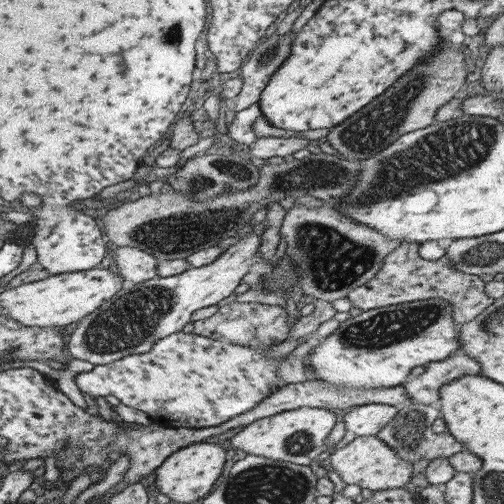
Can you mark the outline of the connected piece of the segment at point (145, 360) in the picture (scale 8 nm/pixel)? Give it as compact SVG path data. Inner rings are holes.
M182 331L171 333L170 335L164 336L163 338L160 338L159 340L156 340L152 345L151 348L144 353L136 354L136 355L127 355L123 356L123 358L120 358L119 360L114 360L113 362L107 363L107 364L98 364L93 365L93 369L90 372L79 372L79 374L75 374L75 385L81 390L82 393L90 394L91 396L94 396L95 398L97 396L107 396L108 394L111 394L111 396L115 396L121 404L125 404L125 406L129 406L131 408L141 410L141 412L145 412L145 414L150 419L150 422L160 426L160 427L177 427L177 428L201 428L201 427L212 427L218 424L221 424L222 422L225 422L226 420L232 419L233 417L236 417L238 414L241 414L242 412L245 412L246 410L251 410L259 401L262 401L263 399L267 398L269 395L272 394L273 391L276 391L279 387L282 387L283 384L279 383L279 378L276 373L277 369L277 363L280 362L284 357L288 356L288 354L284 355L282 358L271 358L267 359L265 358L264 352L268 350L268 348L264 348L264 350L257 350L256 348L249 348L247 346L239 346L238 344L231 344L228 341L221 341L221 340L213 340L209 338L205 338L204 336L194 335L193 333L183 333Z

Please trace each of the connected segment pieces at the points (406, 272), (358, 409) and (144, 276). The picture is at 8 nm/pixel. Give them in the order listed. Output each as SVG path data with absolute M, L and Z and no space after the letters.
M403 243L393 252L385 255L381 270L367 280L365 284L351 289L346 298L353 308L360 311L369 311L389 305L423 301L427 299L443 299L453 308L453 322L458 326L473 320L485 308L492 304L491 298L484 294L483 280L479 276L464 274L453 270L445 258L437 260L423 260L418 255L418 245Z
M362 404L354 406L350 412L343 414L341 420L345 427L343 437L328 450L331 453L334 449L343 448L350 440L361 436L373 436L381 427L391 422L392 418L396 416L400 407L391 406L387 404Z
M113 247L117 275L134 284L157 278L157 260L137 248Z

